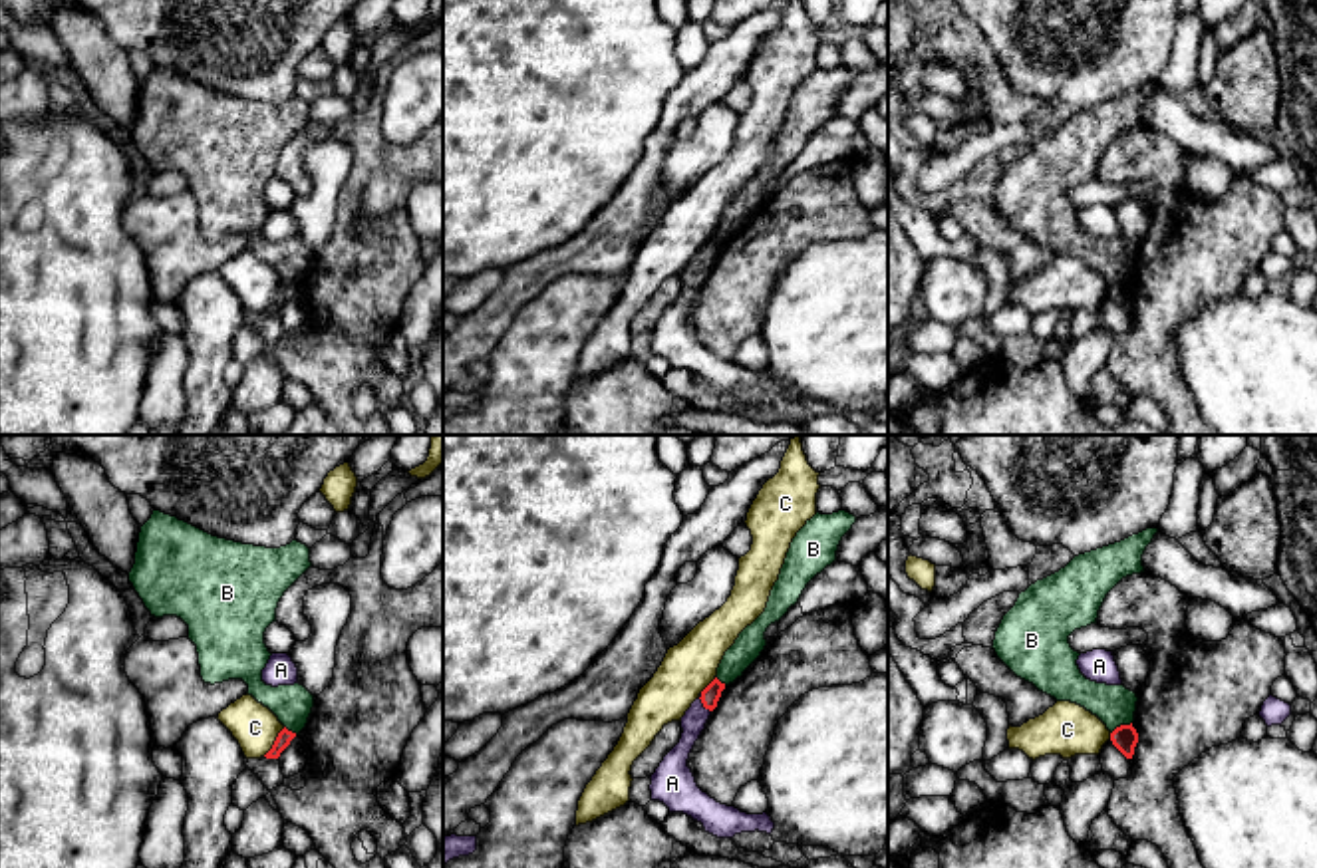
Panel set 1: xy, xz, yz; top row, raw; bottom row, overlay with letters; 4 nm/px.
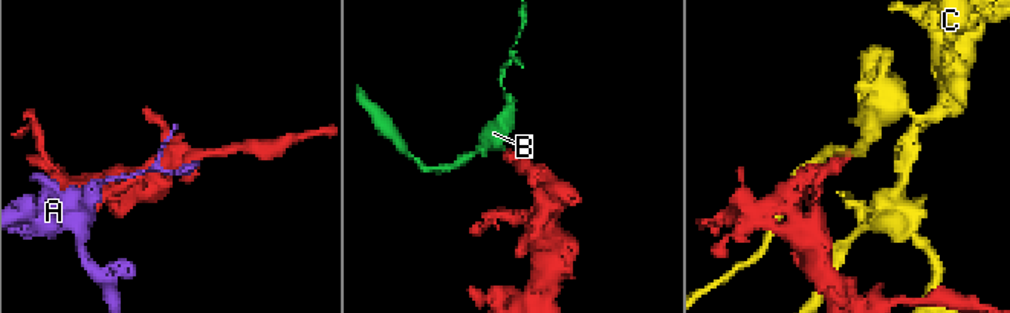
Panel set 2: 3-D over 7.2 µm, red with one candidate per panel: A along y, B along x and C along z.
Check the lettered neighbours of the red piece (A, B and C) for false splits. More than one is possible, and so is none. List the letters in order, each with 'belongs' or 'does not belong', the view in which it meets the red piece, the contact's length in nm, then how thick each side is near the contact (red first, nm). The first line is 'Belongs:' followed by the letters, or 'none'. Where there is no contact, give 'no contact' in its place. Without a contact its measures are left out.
Belongs: none
A: does not belong | xz | 90 nm | 80/100 nm
B: does not belong | yz | 100 nm | 110/170 nm
C: does not belong | xy | 150 nm | 60/180 nm

